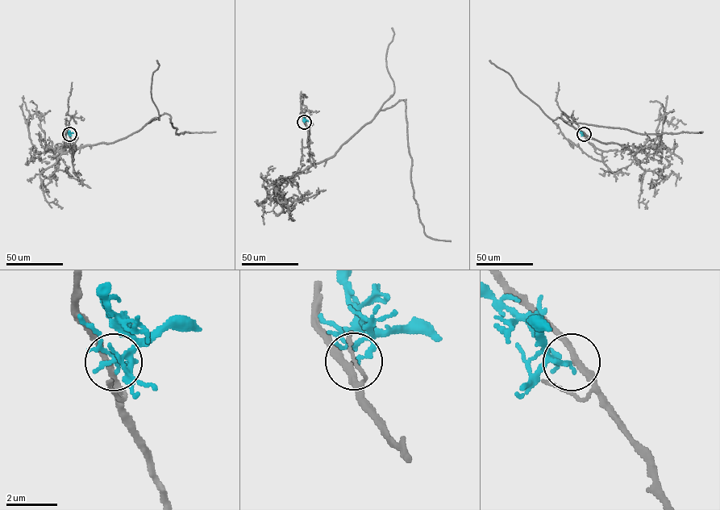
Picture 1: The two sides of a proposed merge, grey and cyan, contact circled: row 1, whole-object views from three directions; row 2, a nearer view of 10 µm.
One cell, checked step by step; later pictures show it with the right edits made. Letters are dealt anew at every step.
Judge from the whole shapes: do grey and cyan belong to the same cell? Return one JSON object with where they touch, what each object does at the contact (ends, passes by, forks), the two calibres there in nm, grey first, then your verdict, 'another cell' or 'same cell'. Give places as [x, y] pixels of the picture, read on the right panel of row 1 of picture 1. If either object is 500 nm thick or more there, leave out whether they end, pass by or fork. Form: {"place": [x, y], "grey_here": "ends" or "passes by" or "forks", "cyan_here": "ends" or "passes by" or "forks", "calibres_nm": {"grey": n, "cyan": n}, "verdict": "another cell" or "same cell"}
{"place": [584, 134], "grey_here": "passes by", "cyan_here": "forks", "calibres_nm": {"grey": 220, "cyan": 140}, "verdict": "another cell"}

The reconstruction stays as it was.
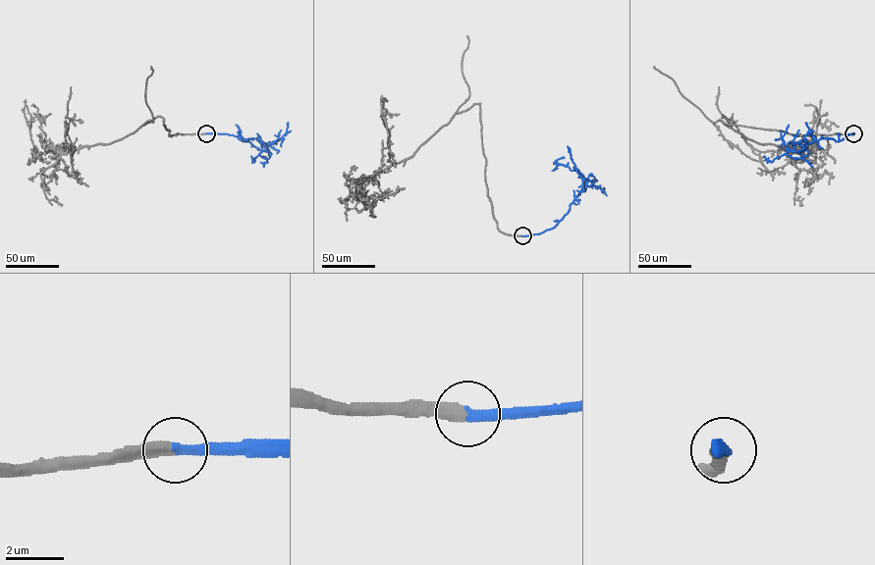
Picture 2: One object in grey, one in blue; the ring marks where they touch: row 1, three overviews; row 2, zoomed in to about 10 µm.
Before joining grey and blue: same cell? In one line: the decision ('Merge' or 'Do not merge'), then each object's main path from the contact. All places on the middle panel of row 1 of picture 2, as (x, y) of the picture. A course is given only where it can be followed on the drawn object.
Merge. Course of grey: (522, 235), (501, 232), (494, 218), (480, 103), (363, 179), (358, 193), (380, 198), (405, 188). Course of blue: (522, 235), (553, 228), (583, 187), (584, 179), (578, 171), (558, 164), (552, 171)

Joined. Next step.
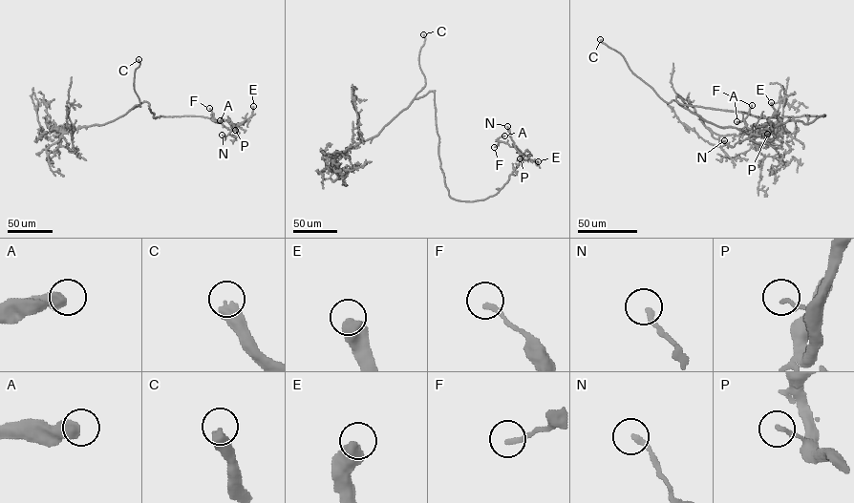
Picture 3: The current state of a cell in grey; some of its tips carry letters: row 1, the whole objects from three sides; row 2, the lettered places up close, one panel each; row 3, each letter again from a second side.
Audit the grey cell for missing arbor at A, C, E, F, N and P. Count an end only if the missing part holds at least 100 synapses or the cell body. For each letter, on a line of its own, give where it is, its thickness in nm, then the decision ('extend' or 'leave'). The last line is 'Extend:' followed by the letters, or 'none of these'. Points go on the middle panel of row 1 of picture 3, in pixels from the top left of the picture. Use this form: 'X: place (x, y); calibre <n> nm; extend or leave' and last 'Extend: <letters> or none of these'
A: place (504, 136); calibre 500 nm; leave
C: place (423, 34); calibre 500 nm; extend
E: place (538, 161); calibre 600 nm; leave
F: place (494, 147); calibre 200 nm; leave
N: place (507, 126); calibre 220 nm; leave
P: place (520, 158); calibre 160 nm; leave
Extend: C

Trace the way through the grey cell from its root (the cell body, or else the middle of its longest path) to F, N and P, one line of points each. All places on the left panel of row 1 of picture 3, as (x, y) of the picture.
F: (151, 112), (155, 118), (199, 115), (217, 122), (226, 119), (237, 126), (237, 131), (217, 121), (209, 108)
N: (151, 112), (155, 118), (202, 116), (237, 126), (224, 139), (222, 135)
P: (151, 112), (155, 118), (199, 115), (217, 122), (226, 119), (237, 126), (235, 130)

